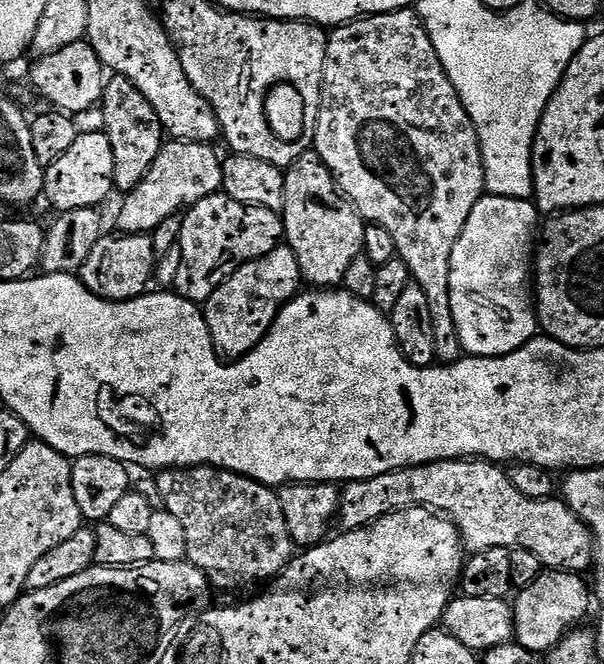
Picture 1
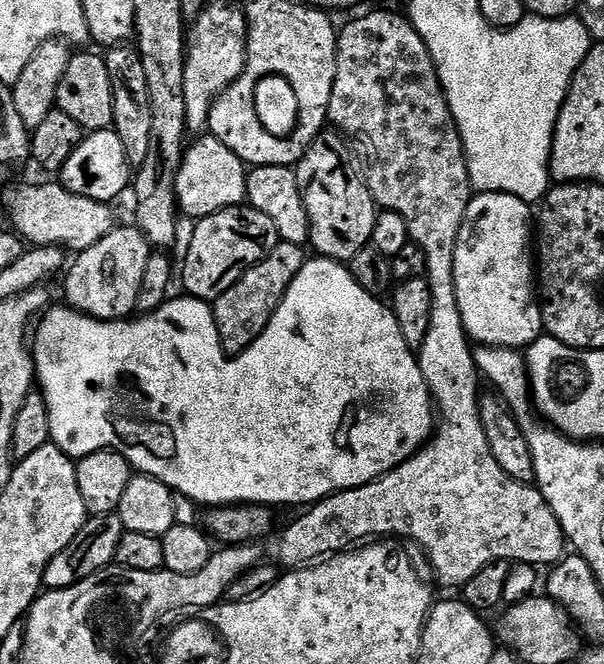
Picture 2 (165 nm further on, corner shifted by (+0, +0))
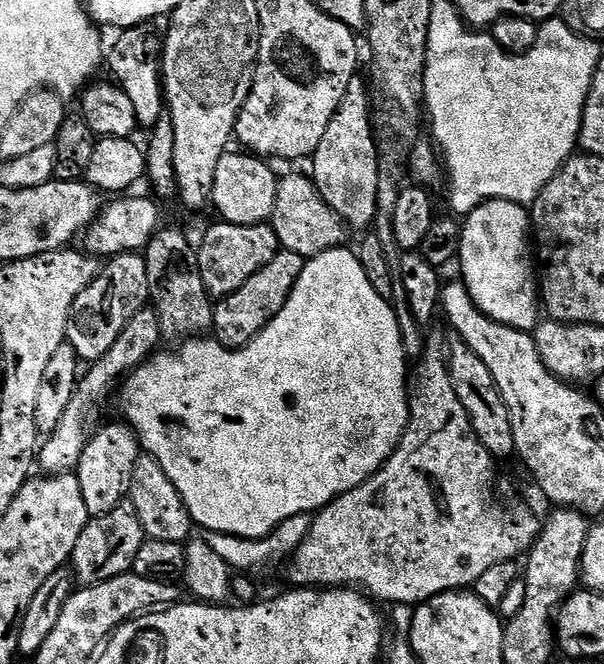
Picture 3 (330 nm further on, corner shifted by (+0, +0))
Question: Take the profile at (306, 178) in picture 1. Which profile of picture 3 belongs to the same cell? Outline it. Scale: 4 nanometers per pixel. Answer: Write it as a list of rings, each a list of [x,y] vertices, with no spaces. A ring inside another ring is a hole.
[[[357,78],[346,86],[346,94],[342,94],[342,102],[338,102],[338,110],[334,118],[330,118],[330,126],[326,126],[326,134],[322,134],[322,142],[318,142],[316,151],[310,157],[312,184],[318,194],[322,194],[326,206],[341,216],[352,230],[371,229],[375,225],[382,159],[381,153],[376,153],[372,104],[368,101],[368,88],[362,80]]]

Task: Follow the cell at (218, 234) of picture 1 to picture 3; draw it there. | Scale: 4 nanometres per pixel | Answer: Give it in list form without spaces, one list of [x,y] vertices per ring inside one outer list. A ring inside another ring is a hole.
[[[216,222],[216,225],[198,240],[198,255],[200,257],[200,269],[202,270],[202,282],[206,286],[209,296],[223,298],[234,294],[246,278],[258,274],[274,254],[281,251],[278,238],[274,234],[271,223],[255,224],[225,224]]]

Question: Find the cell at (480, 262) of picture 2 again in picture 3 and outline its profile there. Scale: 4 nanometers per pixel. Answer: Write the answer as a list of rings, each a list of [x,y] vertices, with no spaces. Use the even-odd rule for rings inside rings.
[[[488,200],[485,204],[479,204],[471,214],[463,217],[462,227],[460,229],[460,255],[458,257],[458,265],[460,264],[461,273],[459,272],[459,275],[463,279],[466,290],[470,290],[470,298],[474,298],[474,306],[478,306],[478,310],[482,310],[482,314],[494,318],[494,322],[502,322],[514,330],[522,330],[523,332],[532,332],[542,320],[542,301],[538,287],[538,272],[534,267],[534,244],[530,239],[532,235],[532,218],[529,209],[523,204],[515,204],[509,200]]]

